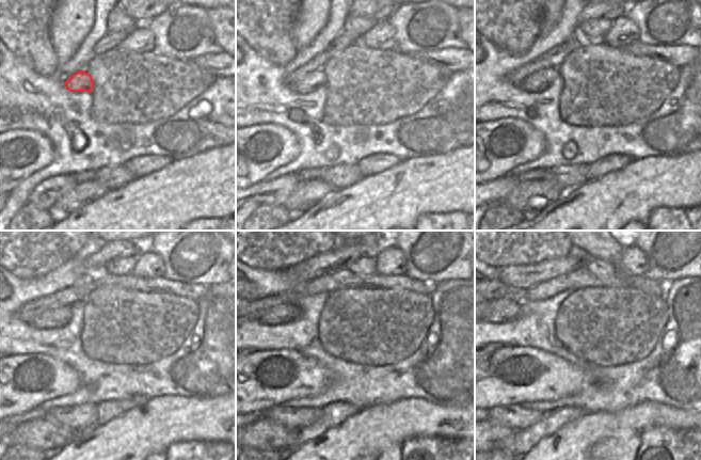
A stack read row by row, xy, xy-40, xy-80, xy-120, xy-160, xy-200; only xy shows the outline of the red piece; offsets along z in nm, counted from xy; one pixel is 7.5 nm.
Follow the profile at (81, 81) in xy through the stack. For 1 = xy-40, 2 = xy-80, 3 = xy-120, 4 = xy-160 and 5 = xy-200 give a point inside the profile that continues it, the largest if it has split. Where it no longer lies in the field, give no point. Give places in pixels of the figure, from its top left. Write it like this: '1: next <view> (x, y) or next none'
1: next xy-40 (314, 79)
2: next xy-80 (539, 81)
3: next xy-120 (59, 317)
4: next xy-160 (268, 311)
5: next xy-200 (506, 310)

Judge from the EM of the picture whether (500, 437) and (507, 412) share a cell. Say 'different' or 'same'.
different

